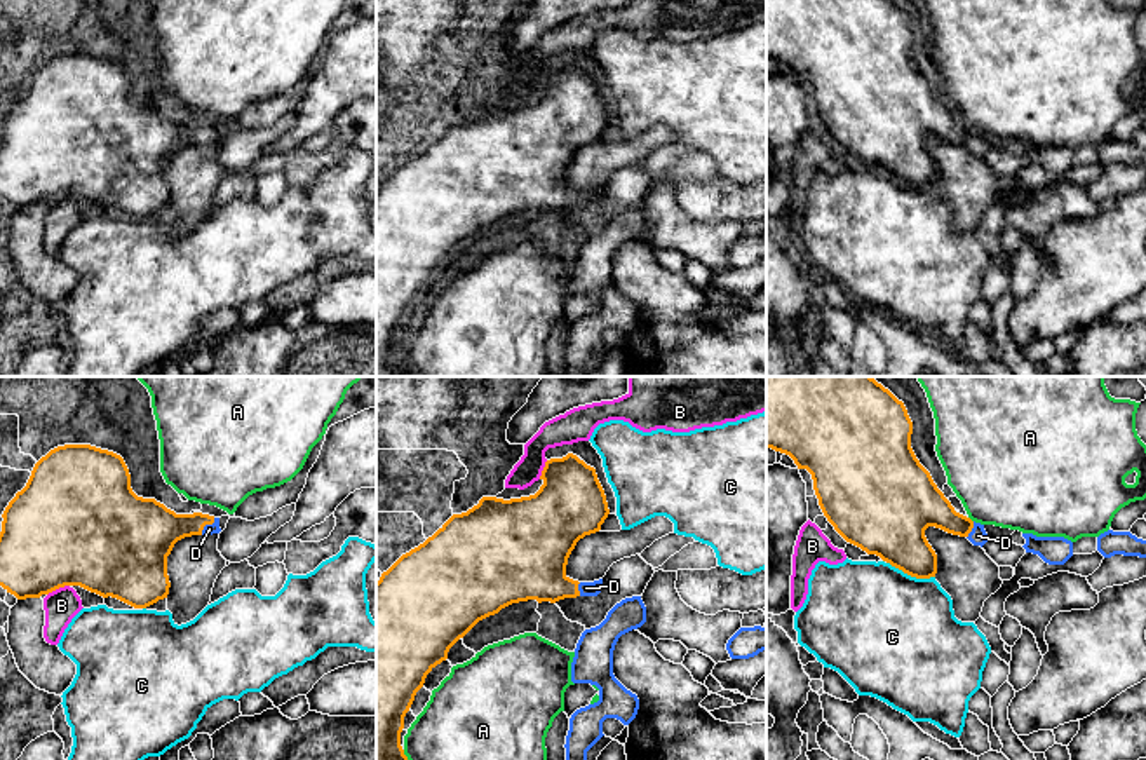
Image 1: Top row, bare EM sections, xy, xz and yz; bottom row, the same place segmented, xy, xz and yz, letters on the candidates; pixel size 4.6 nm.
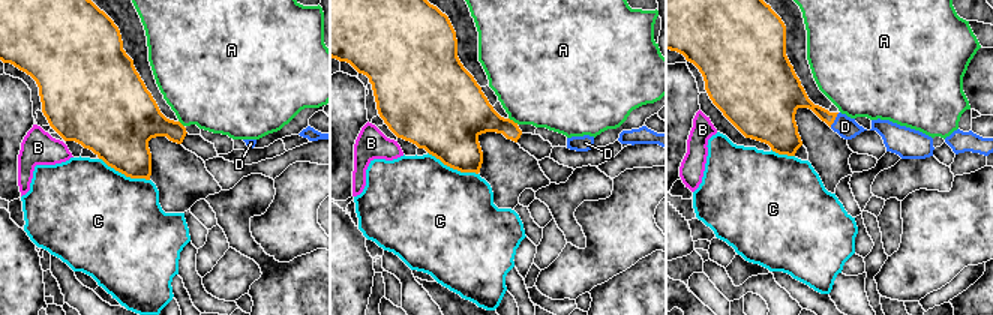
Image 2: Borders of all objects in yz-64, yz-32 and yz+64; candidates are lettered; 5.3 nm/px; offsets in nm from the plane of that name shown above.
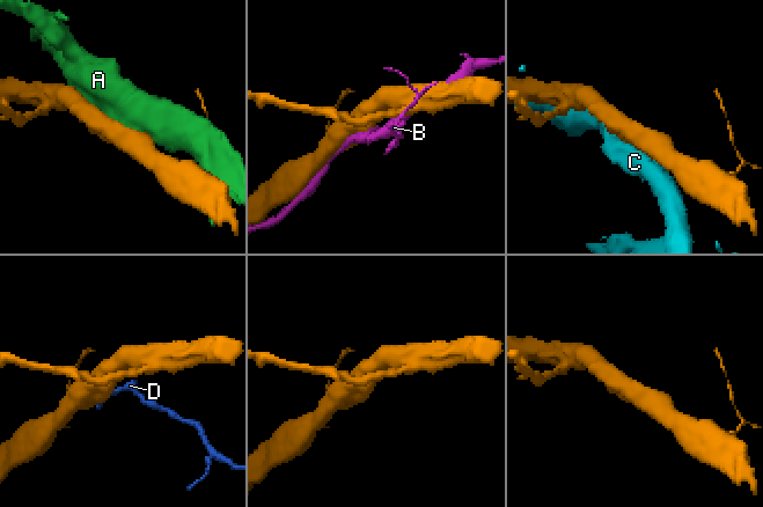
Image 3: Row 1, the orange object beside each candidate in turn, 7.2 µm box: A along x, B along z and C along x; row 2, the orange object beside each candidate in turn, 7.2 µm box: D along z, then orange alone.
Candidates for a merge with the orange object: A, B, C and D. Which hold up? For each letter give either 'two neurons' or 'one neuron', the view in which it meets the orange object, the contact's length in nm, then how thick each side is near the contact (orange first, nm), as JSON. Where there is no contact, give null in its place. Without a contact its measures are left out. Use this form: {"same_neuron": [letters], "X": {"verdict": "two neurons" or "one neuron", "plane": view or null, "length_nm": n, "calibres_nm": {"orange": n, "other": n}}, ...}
{"same_neuron": ["D"], "A": {"verdict": "two neurons", "plane": "yz", "length_nm": 40, "calibres_nm": {"orange": 220, "other": 440}}, "B": {"verdict": "two neurons", "plane": "xy", "length_nm": 120, "calibres_nm": {"orange": 480, "other": 160}}, "C": {"verdict": "two neurons", "plane": "yz", "length_nm": 240, "calibres_nm": {"orange": 300, "other": 500}}, "D": {"verdict": "one neuron", "plane": "xy", "length_nm": 100, "calibres_nm": {"orange": 240, "other": 50}}}

